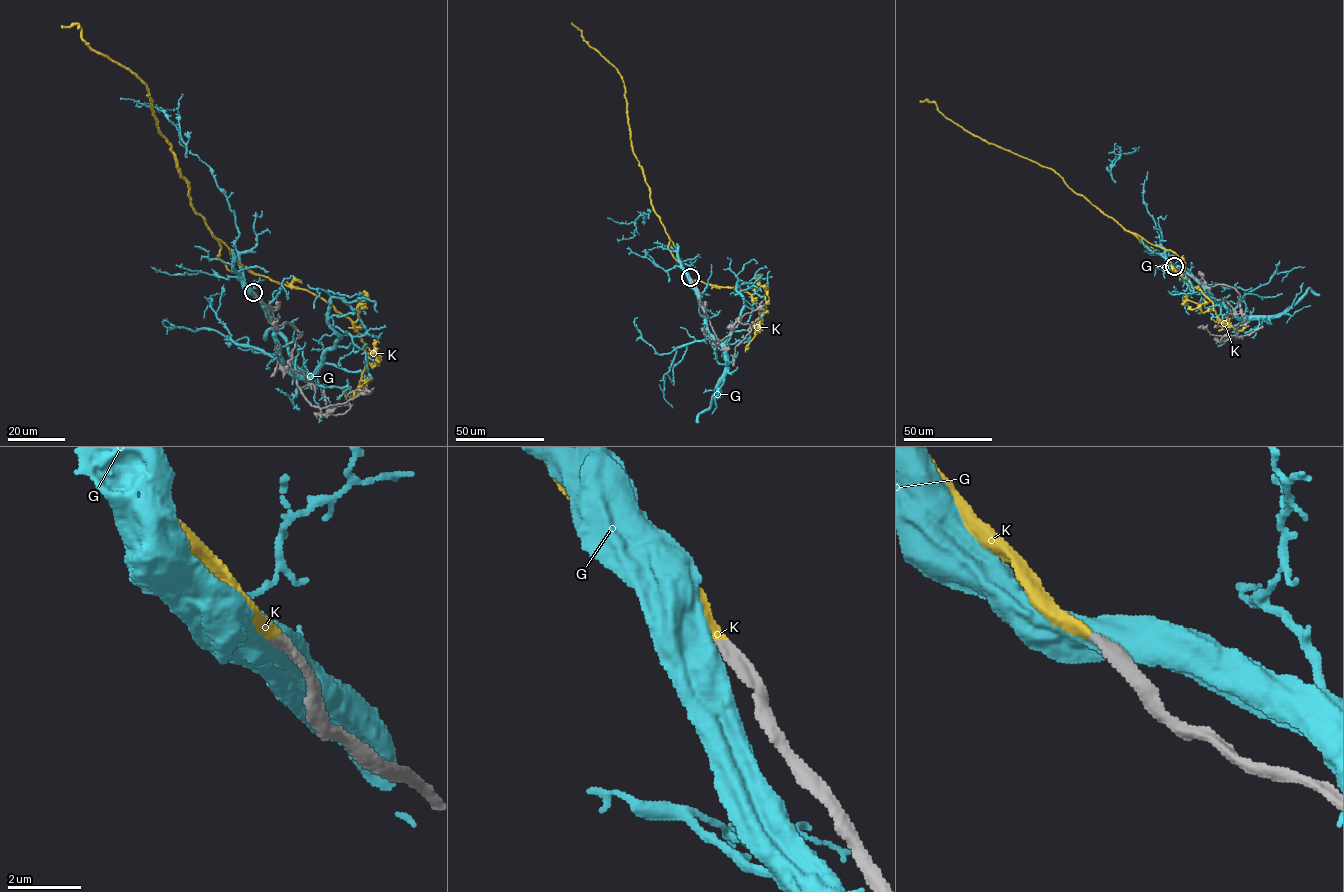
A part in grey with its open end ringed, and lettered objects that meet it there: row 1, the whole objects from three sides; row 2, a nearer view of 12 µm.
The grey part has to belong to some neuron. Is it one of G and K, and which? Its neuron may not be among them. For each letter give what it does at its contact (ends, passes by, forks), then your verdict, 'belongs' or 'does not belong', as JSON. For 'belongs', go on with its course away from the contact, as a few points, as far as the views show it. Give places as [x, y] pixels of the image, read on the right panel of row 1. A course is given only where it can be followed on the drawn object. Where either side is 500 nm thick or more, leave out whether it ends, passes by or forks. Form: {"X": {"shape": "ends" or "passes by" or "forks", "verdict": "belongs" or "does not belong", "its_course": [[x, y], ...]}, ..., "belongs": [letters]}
{"G": {"verdict": "does not belong"}, "K": {"shape": "ends", "verdict": "belongs", "its_course": [[1174, 266], [1076, 194], [1051, 169], [974, 136], [945, 117], [934, 102], [920, 102]]}, "belongs": ["K"]}

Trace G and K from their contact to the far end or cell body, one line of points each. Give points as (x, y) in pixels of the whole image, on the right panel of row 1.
G: (1175, 266), (1183, 268), (1239, 318), (1219, 301), (1196, 294), (1179, 269), (1193, 292), (1171, 294), (1168, 291)
K: (1174, 266), (1076, 194), (1051, 169), (974, 136), (945, 117), (934, 102), (920, 102)

